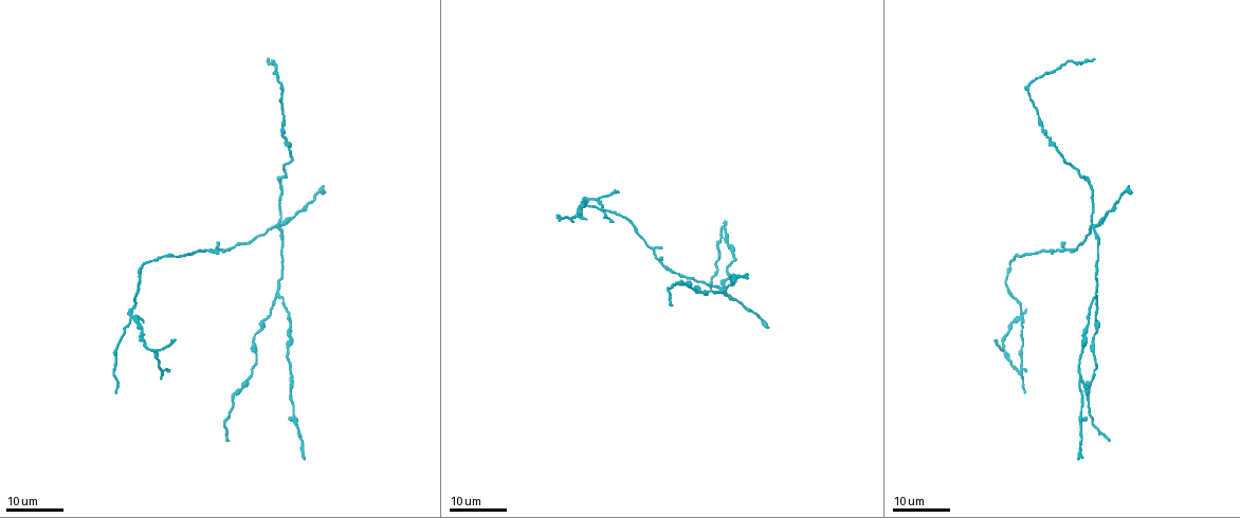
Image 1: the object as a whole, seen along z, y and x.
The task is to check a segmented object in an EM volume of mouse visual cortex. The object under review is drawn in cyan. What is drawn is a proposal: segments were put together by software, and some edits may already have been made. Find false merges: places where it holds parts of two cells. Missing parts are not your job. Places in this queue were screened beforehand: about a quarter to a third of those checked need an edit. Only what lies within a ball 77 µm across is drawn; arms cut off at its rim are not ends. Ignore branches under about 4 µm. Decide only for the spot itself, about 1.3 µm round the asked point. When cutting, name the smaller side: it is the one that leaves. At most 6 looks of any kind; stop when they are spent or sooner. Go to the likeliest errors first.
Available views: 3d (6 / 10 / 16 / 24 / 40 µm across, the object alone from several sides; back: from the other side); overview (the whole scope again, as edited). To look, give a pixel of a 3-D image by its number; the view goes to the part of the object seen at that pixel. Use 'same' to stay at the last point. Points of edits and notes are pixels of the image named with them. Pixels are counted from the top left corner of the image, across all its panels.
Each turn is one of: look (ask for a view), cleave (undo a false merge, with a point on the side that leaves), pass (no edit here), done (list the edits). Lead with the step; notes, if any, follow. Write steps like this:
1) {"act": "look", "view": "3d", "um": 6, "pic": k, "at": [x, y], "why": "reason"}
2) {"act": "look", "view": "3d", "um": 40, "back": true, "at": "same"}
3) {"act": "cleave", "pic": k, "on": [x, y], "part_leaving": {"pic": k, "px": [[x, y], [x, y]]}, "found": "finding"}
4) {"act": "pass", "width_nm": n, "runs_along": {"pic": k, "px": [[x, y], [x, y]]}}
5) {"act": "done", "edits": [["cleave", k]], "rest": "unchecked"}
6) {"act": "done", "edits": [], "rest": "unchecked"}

{"act": "look", "view": "3d", "um": 16, "pic": 1, "at": [276, 226], "why": "looks like a crossing"}

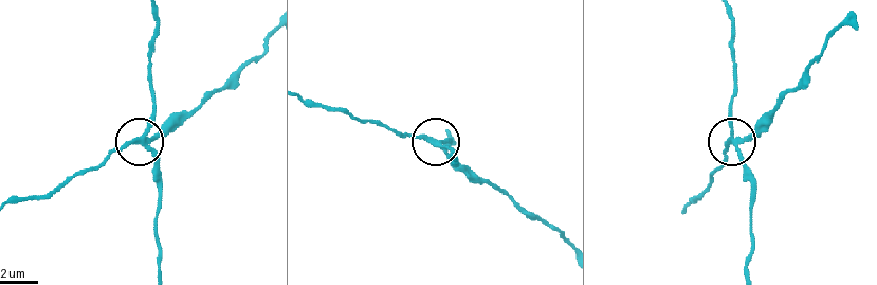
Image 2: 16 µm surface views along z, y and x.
{"act": "look", "view": "3d", "um": 10, "pic": 2, "at": [438, 144]}

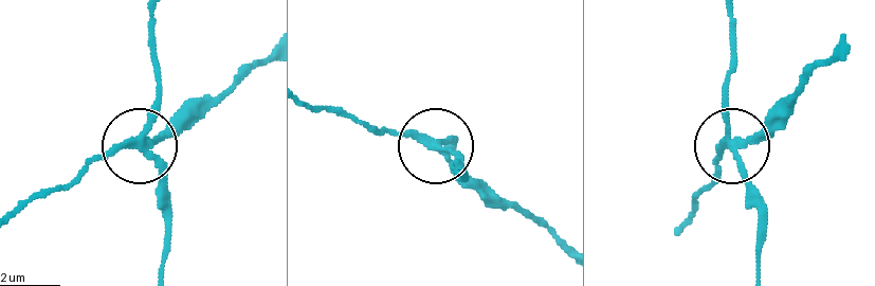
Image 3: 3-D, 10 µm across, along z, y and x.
{"act": "cleave", "pic": 3, "on": [163, 132], "arms": 4, "part_leaving": {"pic": 3, "px": [[137, 146], [262, 65]]}, "found": "two cells meet here"}

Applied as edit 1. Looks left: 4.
{"act": "look", "view": "3d", "um": 16, "pic": 1, "at": [577, 214], "why": "looks like a crossing"}

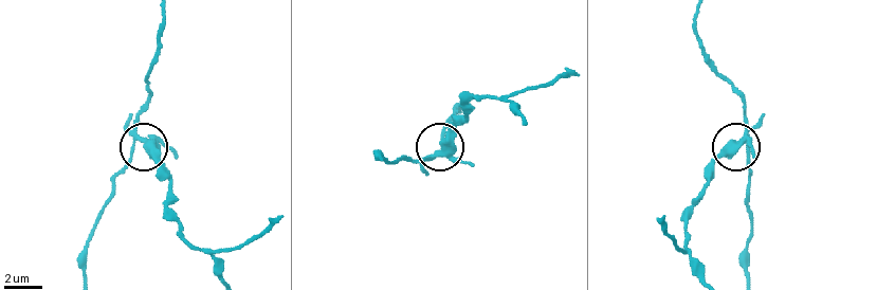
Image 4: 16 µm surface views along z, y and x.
{"act": "look", "view": "3d", "um": 6, "pic": 4, "at": [142, 141], "why": "zoom in"}

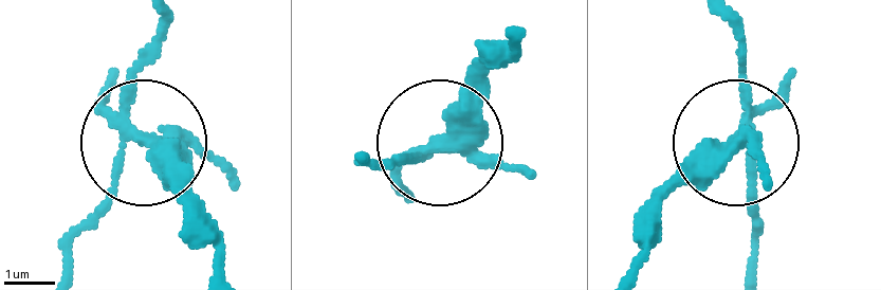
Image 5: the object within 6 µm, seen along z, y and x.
{"act": "cleave", "pic": 5, "on": [467, 118], "arms": 5, "found": "a second cell is stuck on"}

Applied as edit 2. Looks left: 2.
{"act": "done", "edits": [["cleave", 3], ["cleave", 5]], "rest": "unchecked"}

